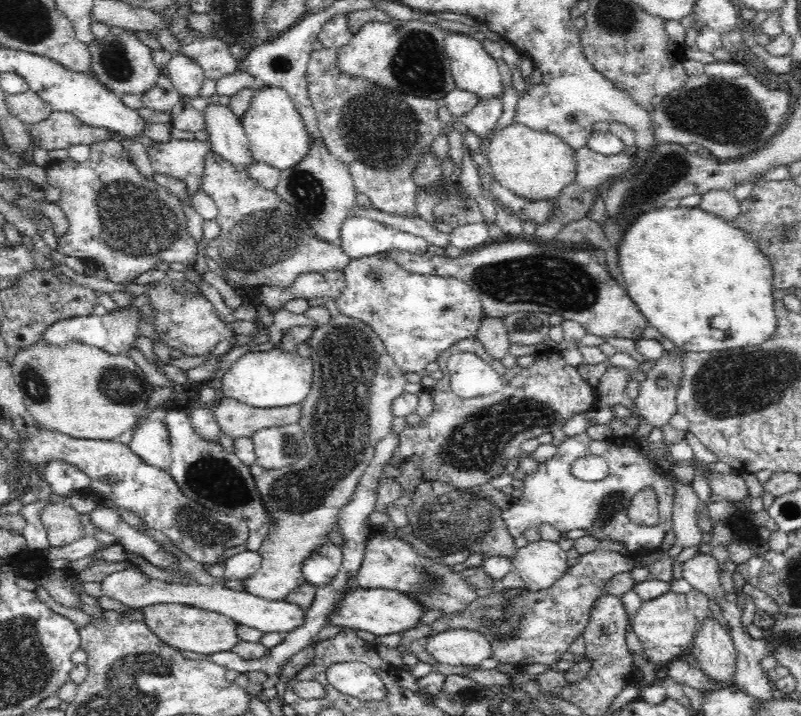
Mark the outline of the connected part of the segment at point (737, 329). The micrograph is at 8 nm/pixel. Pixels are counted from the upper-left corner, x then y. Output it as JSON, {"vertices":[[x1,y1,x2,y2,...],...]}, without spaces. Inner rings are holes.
{"vertices":[[690,207,660,208,638,217,633,225,628,227,624,234,624,241,616,247,619,255,619,266,624,275,624,288,632,301,639,309,639,313,647,319,647,323,658,328,660,334,670,338,674,346,684,348,685,352,706,353,713,350,740,349,746,345,760,345,761,342,769,341,778,328,777,315,774,309,774,286,773,286,773,266,767,261,766,256,755,246,754,242,736,228,730,222,704,212,702,209]]}

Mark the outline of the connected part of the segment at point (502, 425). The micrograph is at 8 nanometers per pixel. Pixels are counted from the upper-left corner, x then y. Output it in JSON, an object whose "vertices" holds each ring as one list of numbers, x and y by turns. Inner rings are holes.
{"vertices":[[472,336,452,344,437,356,436,361,444,378,436,382,430,392,434,407,420,428,406,428,398,436,400,446,384,464,378,486,384,478,391,476,397,478,406,494,420,482,430,484,430,480,450,480,453,488,477,491,476,486,488,484,494,477,506,472,508,460,519,454,522,442,562,429,565,422,578,413,588,412,594,402,592,386,586,384,577,367,568,365,556,349,536,354,534,363,528,368,517,364,506,368,499,359,489,356,484,345],[459,352,482,356,503,379,499,390,481,398,459,398,452,391,451,374,447,367,448,357]]}

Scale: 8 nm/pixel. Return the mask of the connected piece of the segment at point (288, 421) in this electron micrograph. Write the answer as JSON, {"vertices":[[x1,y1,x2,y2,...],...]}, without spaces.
{"vertices":[[219,397,211,408,221,432,234,440,251,437,258,430,296,424,300,403,278,409,258,409]]}

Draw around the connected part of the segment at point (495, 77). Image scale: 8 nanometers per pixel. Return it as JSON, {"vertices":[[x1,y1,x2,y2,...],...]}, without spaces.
{"vertices":[[446,32,445,52,450,61,454,84,458,89,478,95,479,100,497,100,502,97,503,87,496,61,484,49,484,46,470,35]]}

